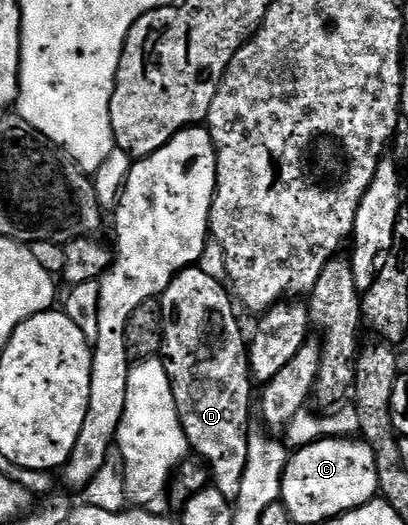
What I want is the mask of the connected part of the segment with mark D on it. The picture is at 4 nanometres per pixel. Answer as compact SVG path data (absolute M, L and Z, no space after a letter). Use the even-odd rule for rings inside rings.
M197 267L182 269L169 283L161 298L163 307L163 347L161 360L173 387L177 415L187 436L190 452L207 467L210 484L228 499L241 491L241 475L245 463L252 456L247 446L247 424L253 417L251 368L247 362L248 342L239 334L239 321L235 318L236 302L222 281L205 275Z

